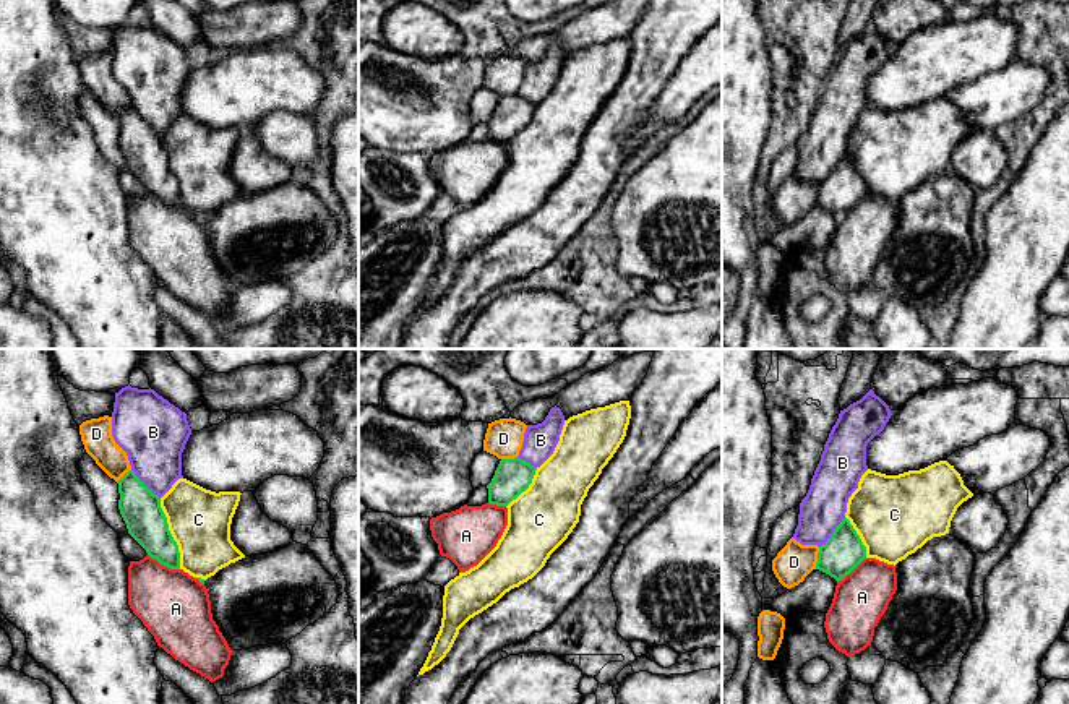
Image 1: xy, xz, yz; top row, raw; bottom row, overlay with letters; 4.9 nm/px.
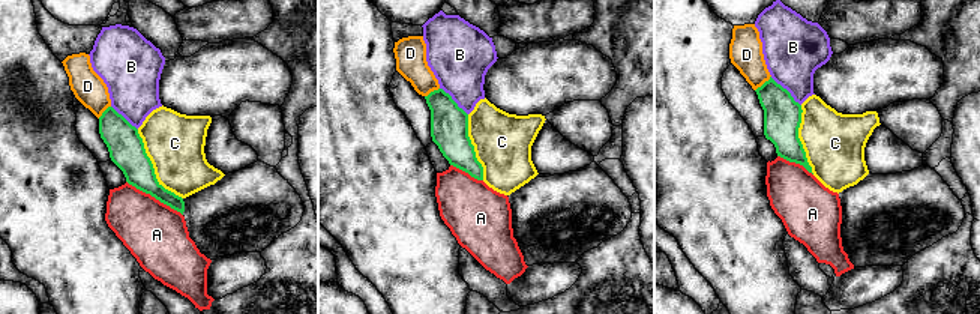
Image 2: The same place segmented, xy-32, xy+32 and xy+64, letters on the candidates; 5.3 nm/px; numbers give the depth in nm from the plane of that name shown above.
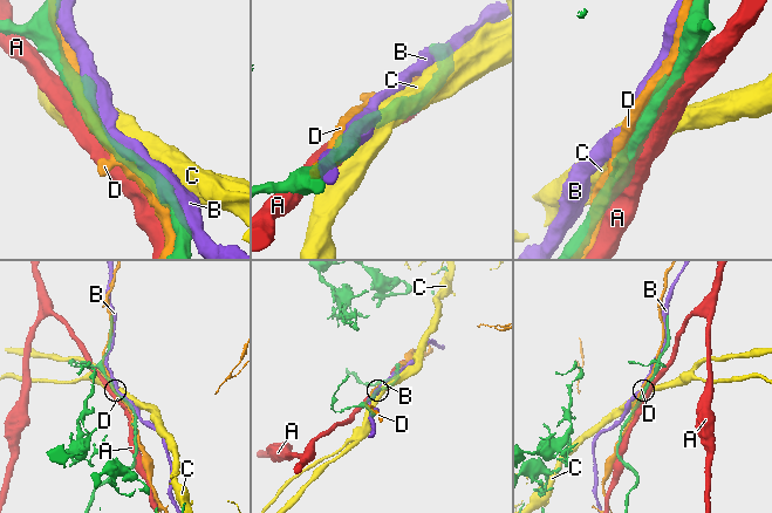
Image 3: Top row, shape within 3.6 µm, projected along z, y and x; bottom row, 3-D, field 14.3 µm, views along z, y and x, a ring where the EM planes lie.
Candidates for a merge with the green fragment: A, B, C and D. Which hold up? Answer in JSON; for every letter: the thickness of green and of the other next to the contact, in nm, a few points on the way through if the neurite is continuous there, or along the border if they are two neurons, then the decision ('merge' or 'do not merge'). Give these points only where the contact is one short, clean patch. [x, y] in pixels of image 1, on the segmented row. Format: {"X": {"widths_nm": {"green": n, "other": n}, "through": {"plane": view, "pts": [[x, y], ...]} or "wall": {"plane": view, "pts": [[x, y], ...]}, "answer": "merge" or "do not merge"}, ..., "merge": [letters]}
{"A": {"widths_nm": {"green": 200, "other": 340}, "answer": "do not merge"}, "B": {"widths_nm": {"green": 190, "other": 220}, "answer": "merge"}, "C": {"widths_nm": {"green": 200, "other": 300}, "answer": "do not merge"}, "D": {"widths_nm": {"green": 190, "other": 180}, "answer": "do not merge"}, "merge": ["B"]}

